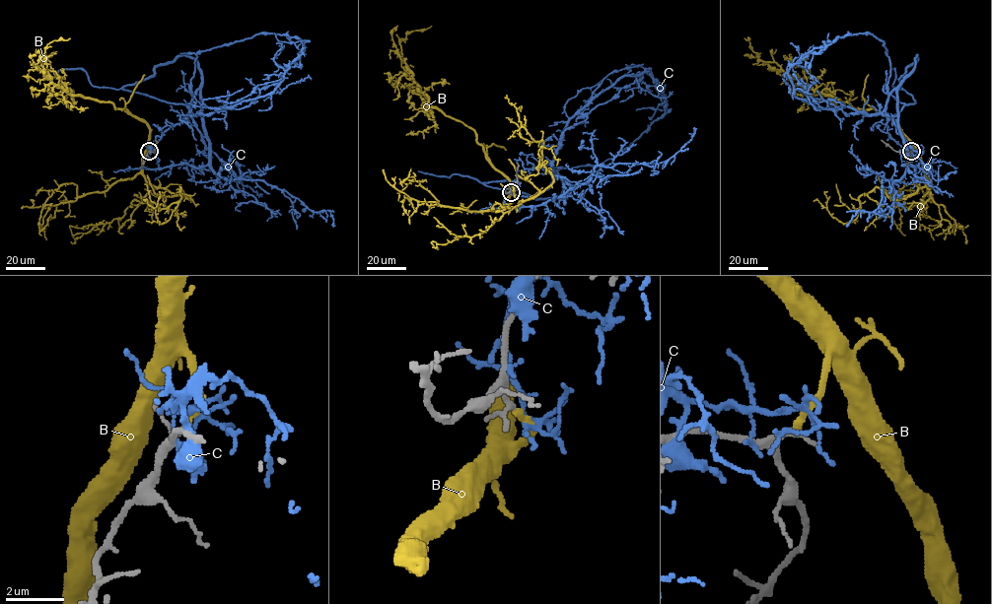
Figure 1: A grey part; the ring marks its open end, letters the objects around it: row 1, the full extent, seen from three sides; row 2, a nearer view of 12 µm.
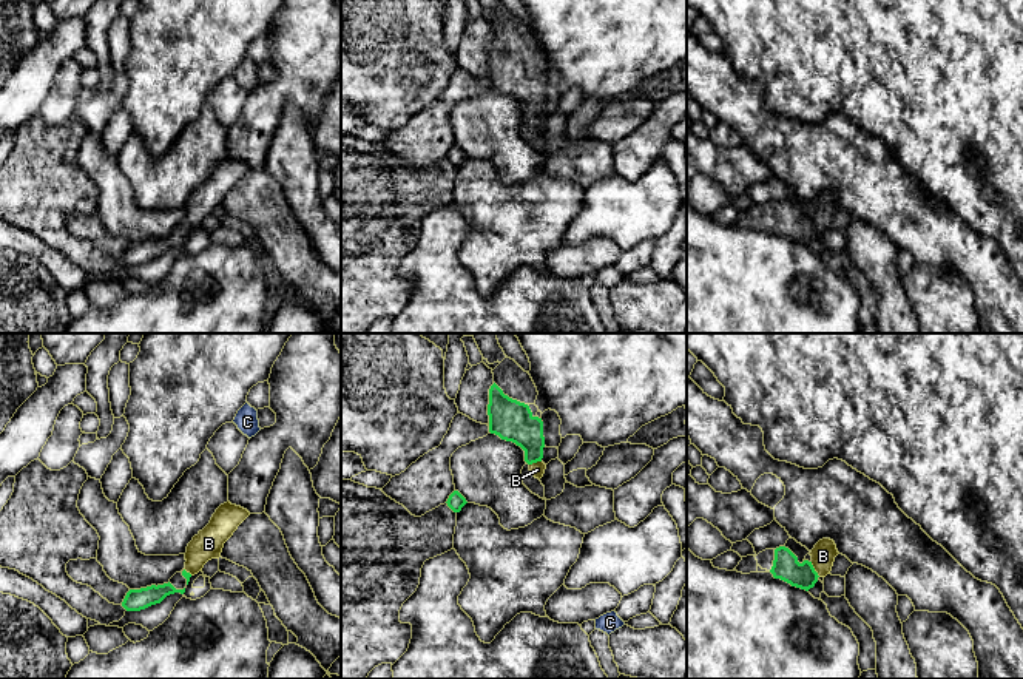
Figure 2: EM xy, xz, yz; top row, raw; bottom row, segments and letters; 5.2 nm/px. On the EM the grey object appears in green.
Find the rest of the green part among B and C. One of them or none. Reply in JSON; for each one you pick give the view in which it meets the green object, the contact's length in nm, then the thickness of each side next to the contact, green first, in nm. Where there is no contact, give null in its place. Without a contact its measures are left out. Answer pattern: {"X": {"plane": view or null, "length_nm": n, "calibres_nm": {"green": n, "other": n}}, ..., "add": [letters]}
{"B": {"plane": "yz", "length_nm": 90, "calibres_nm": {"green": 140, "other": 130}}, "add": ["B"]}

